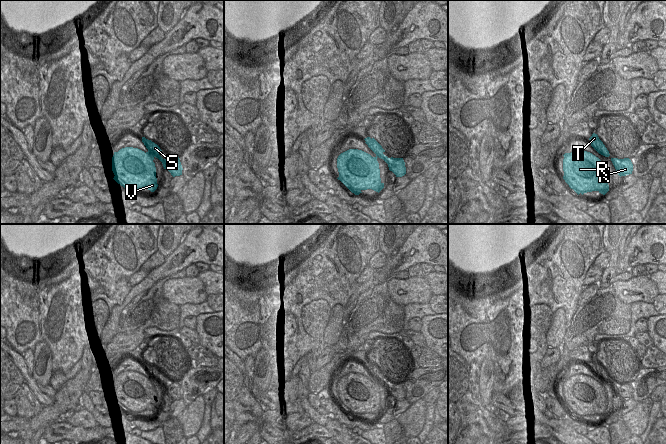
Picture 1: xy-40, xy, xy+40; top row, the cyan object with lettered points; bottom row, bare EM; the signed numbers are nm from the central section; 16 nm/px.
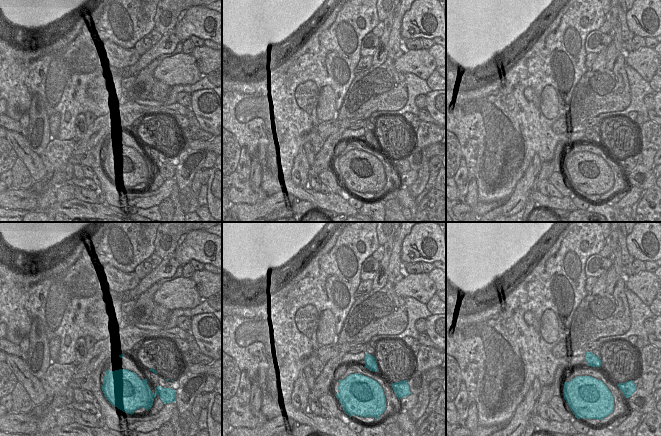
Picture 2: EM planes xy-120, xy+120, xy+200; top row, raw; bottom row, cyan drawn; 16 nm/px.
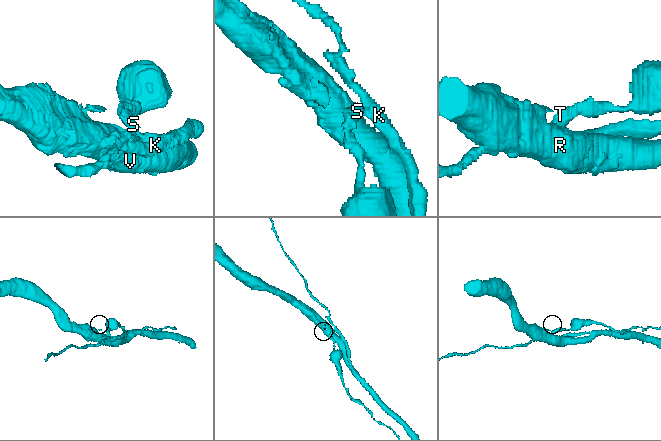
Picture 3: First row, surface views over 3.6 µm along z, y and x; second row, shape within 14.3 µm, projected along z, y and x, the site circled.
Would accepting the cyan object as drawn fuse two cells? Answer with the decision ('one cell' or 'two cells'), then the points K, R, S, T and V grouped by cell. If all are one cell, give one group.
two cells; K R V / S T

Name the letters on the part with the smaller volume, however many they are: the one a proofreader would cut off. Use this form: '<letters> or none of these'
S, T

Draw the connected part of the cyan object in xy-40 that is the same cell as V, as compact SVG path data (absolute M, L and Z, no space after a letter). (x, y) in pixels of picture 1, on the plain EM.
M133 371L122 372L112 381L113 403L131 417L137 417L145 410L154 416L158 408L153 384L150 376Z

